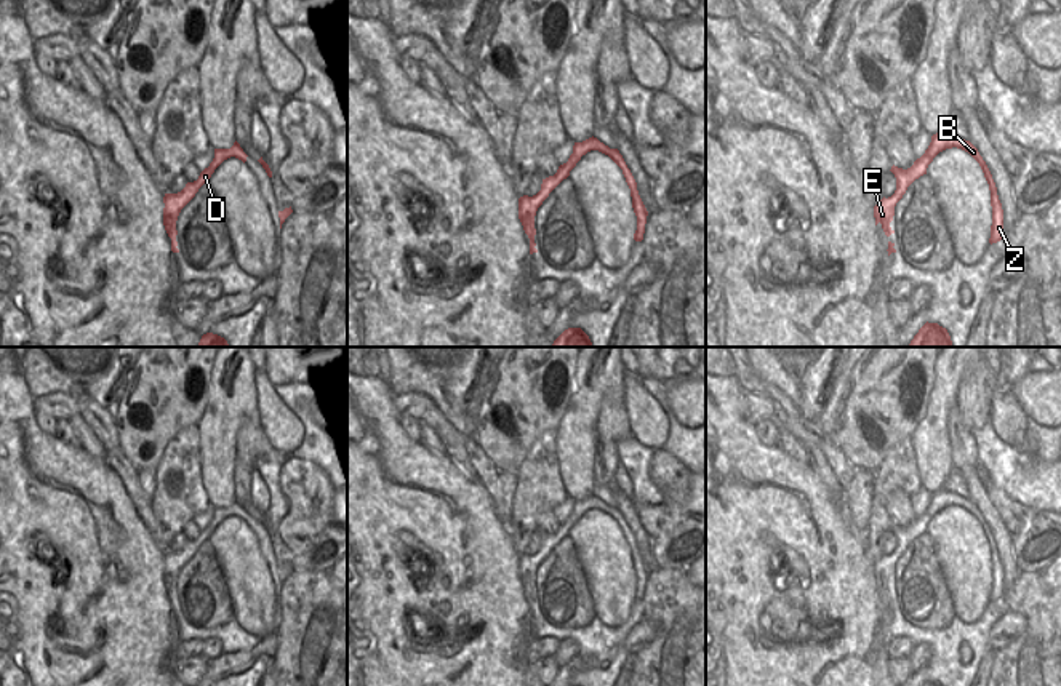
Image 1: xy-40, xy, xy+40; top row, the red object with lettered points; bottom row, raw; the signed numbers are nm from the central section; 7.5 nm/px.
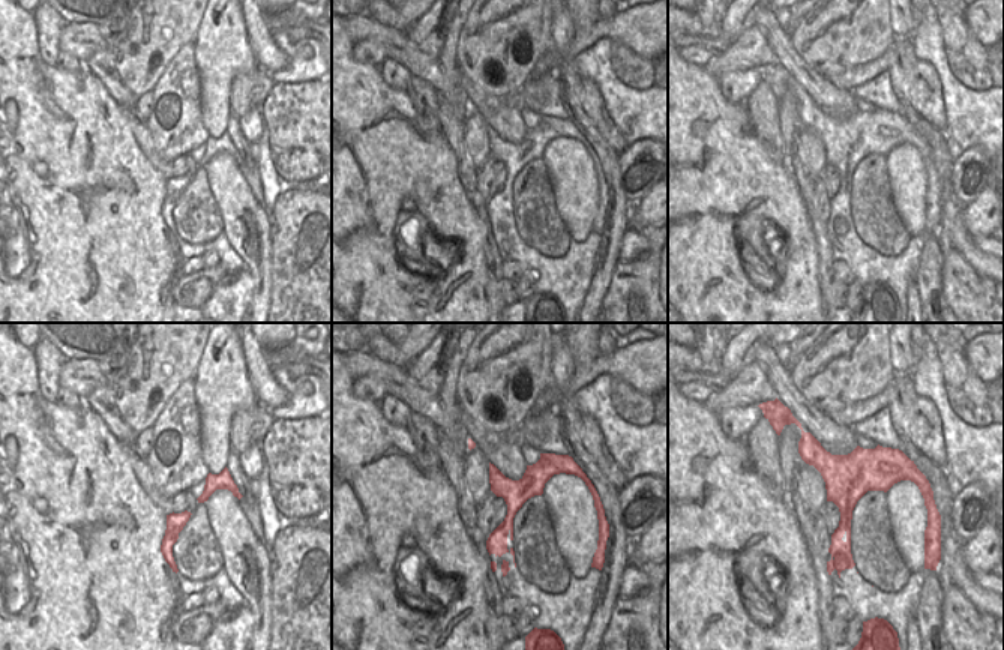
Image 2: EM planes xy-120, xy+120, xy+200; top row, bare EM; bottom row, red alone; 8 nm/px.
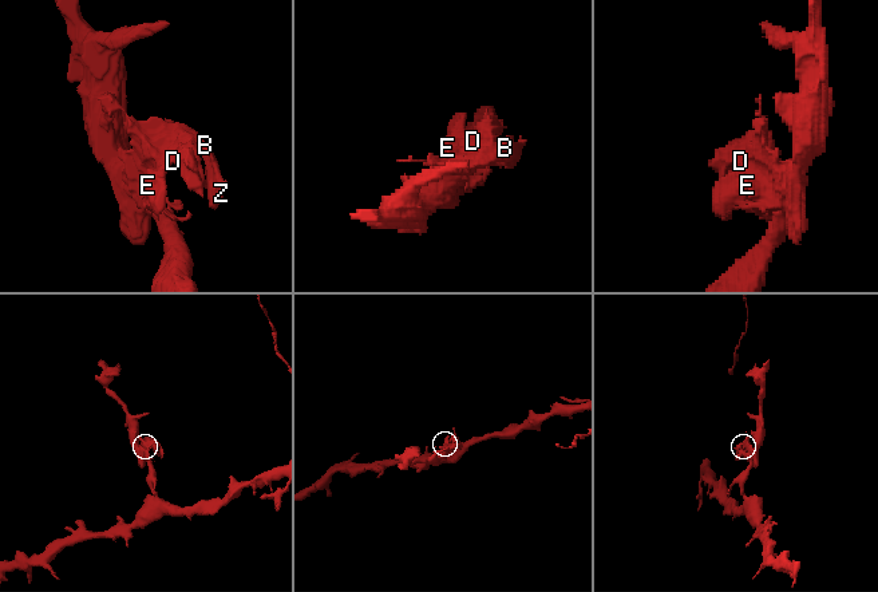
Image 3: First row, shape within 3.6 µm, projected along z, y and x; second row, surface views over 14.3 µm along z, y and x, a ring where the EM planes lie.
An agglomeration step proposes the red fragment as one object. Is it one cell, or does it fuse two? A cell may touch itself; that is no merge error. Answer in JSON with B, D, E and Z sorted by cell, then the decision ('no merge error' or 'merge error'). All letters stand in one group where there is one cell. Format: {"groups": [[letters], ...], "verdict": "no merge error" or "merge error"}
{"groups": [["B", "D", "E", "Z"]], "verdict": "no merge error"}

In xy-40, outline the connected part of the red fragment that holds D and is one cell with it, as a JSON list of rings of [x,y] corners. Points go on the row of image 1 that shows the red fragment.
[[[235,141],[234,146],[230,149],[214,149],[214,158],[210,163],[208,168],[205,168],[198,179],[194,182],[187,182],[186,187],[178,192],[178,193],[165,193],[163,197],[163,225],[165,230],[168,233],[168,237],[171,238],[171,251],[173,253],[179,253],[178,241],[176,241],[176,221],[178,216],[181,213],[181,209],[195,197],[195,193],[198,192],[198,189],[210,181],[211,174],[214,173],[214,170],[227,158],[235,157],[238,160],[242,160],[243,163],[246,162],[246,154],[243,152],[243,149],[240,147],[240,144]]]

